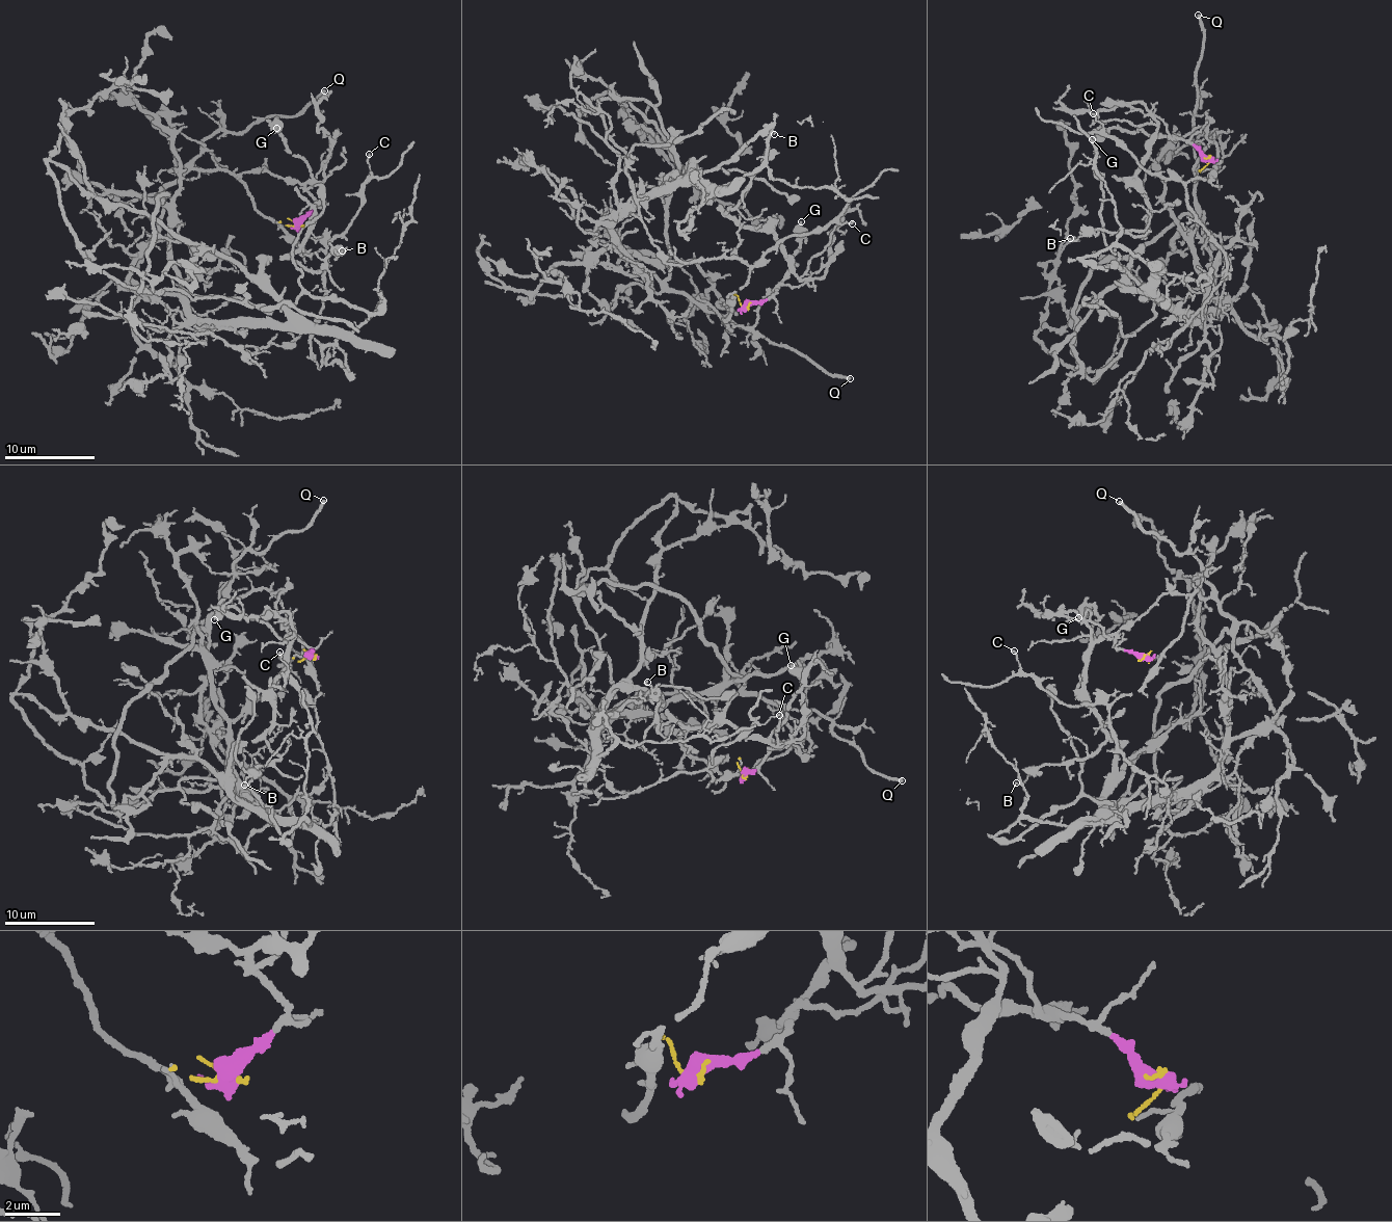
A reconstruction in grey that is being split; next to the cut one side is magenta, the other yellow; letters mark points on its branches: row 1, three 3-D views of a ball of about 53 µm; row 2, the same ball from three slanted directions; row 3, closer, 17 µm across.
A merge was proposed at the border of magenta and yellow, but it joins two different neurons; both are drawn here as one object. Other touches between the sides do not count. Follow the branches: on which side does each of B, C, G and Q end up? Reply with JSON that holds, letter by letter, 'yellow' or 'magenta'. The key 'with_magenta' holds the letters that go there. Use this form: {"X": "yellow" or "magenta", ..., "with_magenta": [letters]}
{"B": "magenta", "C": "yellow", "G": "magenta", "Q": "yellow", "with_magenta": ["B", "G"]}

